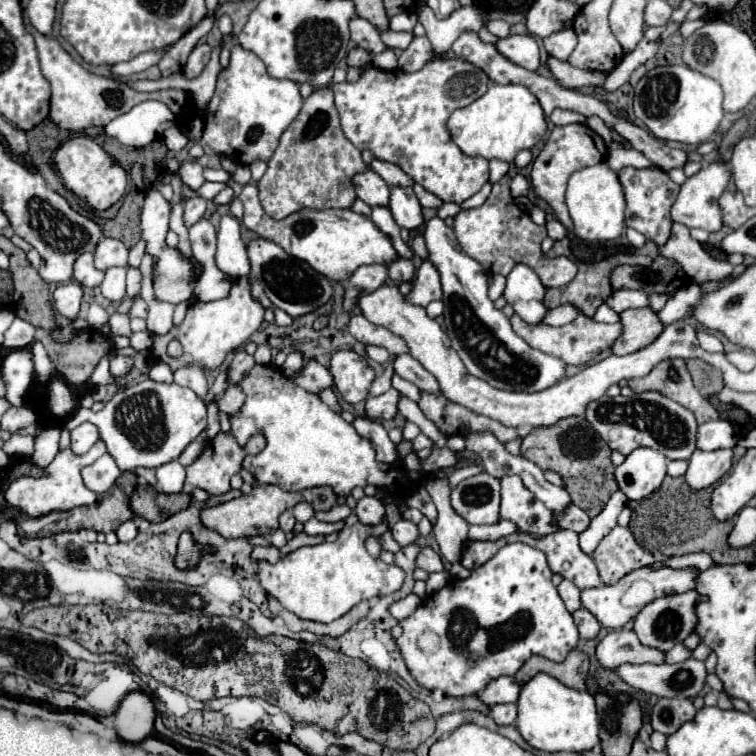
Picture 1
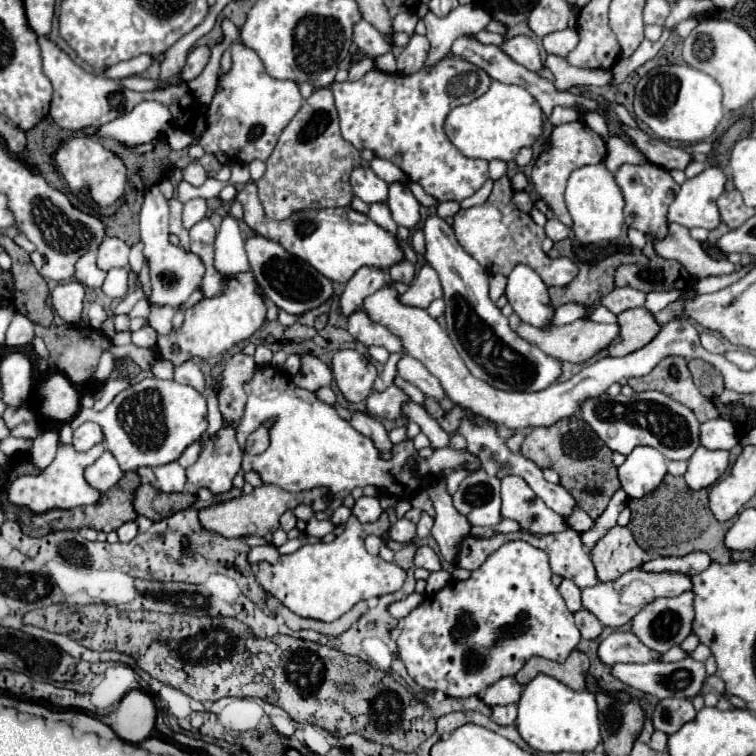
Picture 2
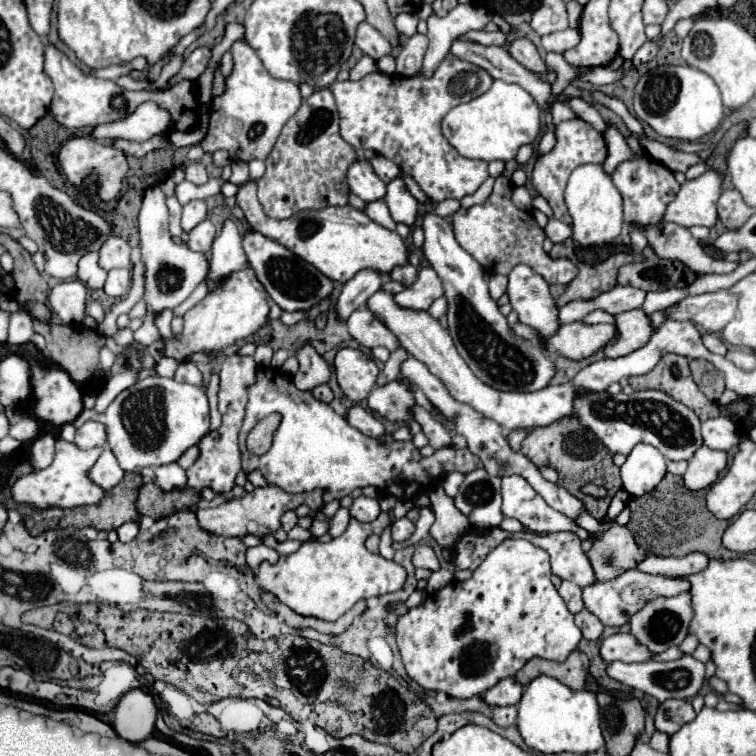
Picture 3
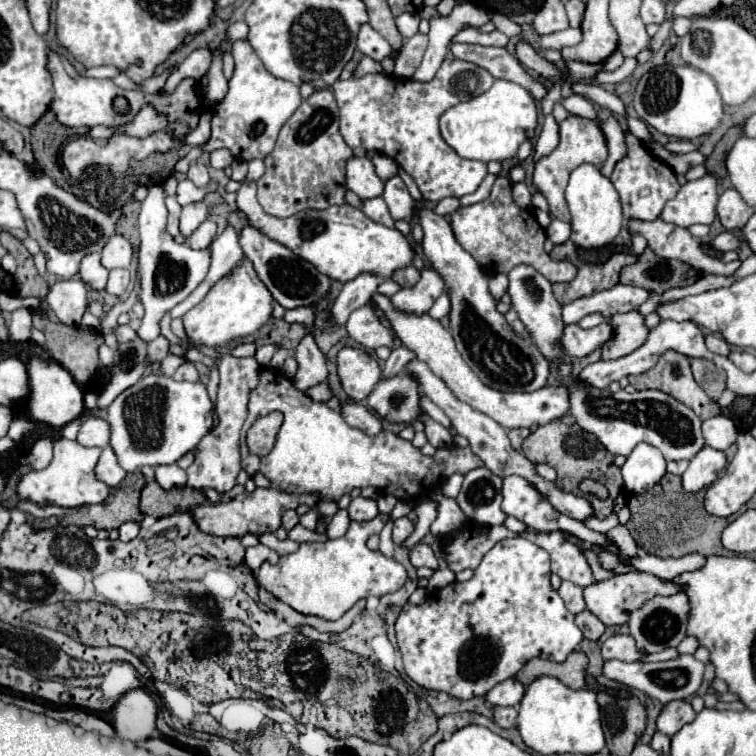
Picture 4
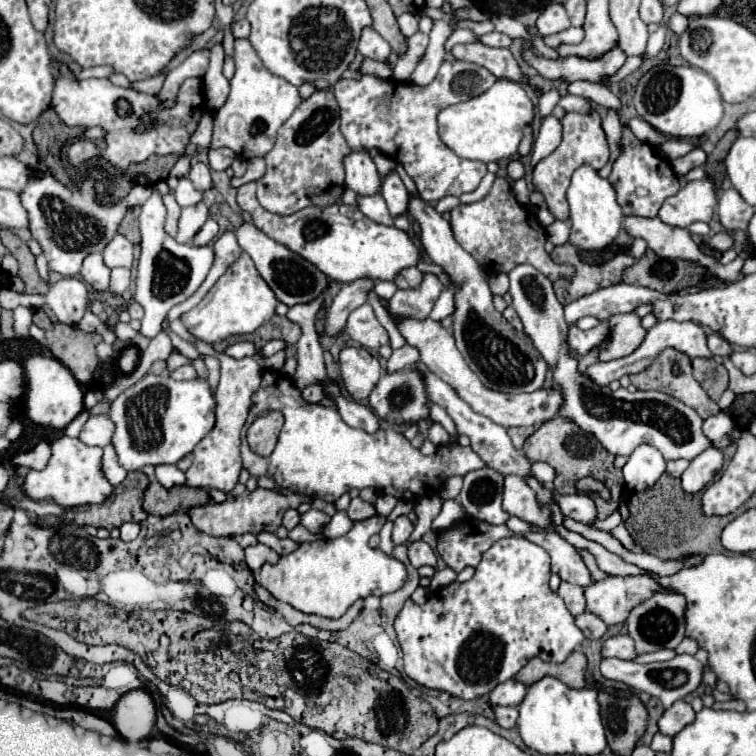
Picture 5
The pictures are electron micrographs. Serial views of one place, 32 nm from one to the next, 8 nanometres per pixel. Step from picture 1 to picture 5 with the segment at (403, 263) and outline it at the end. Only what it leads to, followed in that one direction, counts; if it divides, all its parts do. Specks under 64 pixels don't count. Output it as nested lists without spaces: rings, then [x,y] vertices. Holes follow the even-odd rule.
[[[406,268],[394,282],[398,288],[418,288],[424,274],[418,268]]]

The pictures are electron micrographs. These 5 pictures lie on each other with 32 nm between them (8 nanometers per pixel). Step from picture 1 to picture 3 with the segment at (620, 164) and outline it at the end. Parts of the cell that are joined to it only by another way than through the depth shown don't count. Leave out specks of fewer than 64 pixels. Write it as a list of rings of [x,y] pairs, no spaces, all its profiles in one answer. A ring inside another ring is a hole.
[[[606,124],[604,138],[606,138],[606,146],[608,146],[608,158],[604,160],[604,172],[612,174],[614,168],[620,162],[630,160],[632,154],[630,154],[630,148],[628,148],[622,132],[616,128],[616,124]]]

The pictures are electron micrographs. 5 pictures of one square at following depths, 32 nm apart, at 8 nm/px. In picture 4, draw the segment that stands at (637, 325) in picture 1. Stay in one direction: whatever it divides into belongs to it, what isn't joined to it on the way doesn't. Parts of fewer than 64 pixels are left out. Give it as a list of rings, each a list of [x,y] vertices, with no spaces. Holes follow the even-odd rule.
[[[632,310],[626,314],[614,314],[610,318],[614,336],[602,346],[602,358],[622,358],[632,354],[636,348],[640,348],[648,336],[648,328],[644,326],[644,318]]]

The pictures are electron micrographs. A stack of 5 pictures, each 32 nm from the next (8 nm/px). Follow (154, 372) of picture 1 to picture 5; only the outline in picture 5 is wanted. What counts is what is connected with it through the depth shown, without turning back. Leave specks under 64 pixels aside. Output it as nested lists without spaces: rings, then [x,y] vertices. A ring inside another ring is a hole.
[[[172,352],[170,356],[168,356],[168,360],[166,360],[166,364],[168,364],[168,372],[172,372],[174,368],[178,368],[178,366],[184,366],[184,364],[192,364],[194,360],[190,360],[188,356],[184,356],[184,354],[180,354],[180,352]]]

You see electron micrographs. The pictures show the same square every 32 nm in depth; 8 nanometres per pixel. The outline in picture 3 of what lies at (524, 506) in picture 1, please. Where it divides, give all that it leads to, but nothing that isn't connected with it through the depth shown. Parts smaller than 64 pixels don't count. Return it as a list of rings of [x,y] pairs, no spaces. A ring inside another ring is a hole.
[[[504,476],[502,478],[502,512],[504,516],[516,518],[524,524],[524,528],[530,528],[532,532],[562,532],[570,530],[576,536],[580,536],[582,542],[592,544],[598,536],[584,528],[576,528],[576,522],[548,504],[544,504],[544,498],[522,478],[522,476]]]

